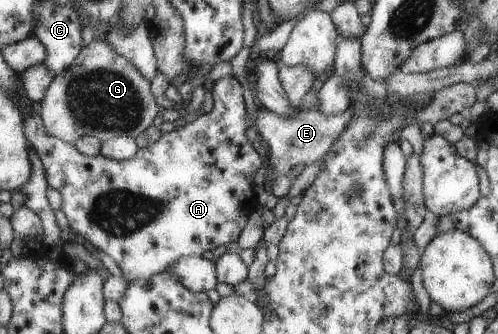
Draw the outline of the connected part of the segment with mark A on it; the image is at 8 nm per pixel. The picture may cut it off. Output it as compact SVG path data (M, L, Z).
M232 75L214 81L212 90L207 96L205 111L196 119L189 121L176 130L161 134L155 143L152 143L149 147L138 148L135 155L126 160L114 160L101 154L94 156L83 155L73 143L67 143L57 136L49 135L44 128L40 115L33 113L31 108L27 114L24 113L24 118L26 119L26 136L31 145L39 152L39 159L44 169L47 185L57 189L60 193L60 210L68 221L69 229L74 234L81 235L85 241L89 241L95 249L103 251L105 255L109 255L110 259L113 259L117 267L119 267L122 278L128 282L136 279L147 279L152 275L163 272L173 262L183 256L201 256L204 251L213 250L219 245L227 246L229 241L235 241L239 237L243 226L246 224L248 215L257 209L257 199L253 195L251 181L253 181L253 175L255 175L255 171L257 171L257 167L261 163L261 157L253 151L253 147L245 139L245 109L243 109L243 97L241 97L241 84Z

